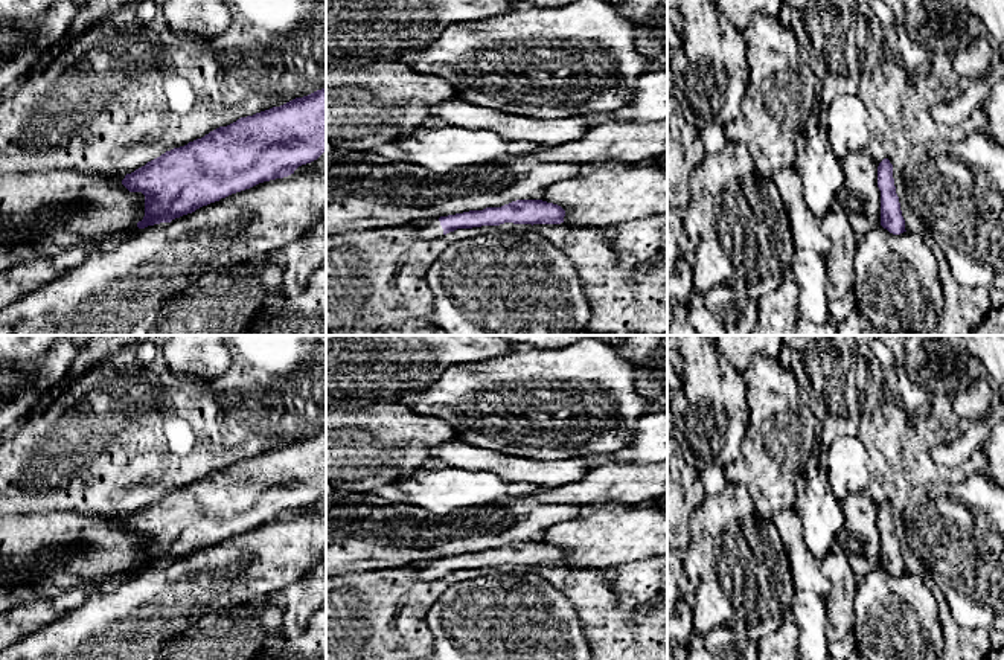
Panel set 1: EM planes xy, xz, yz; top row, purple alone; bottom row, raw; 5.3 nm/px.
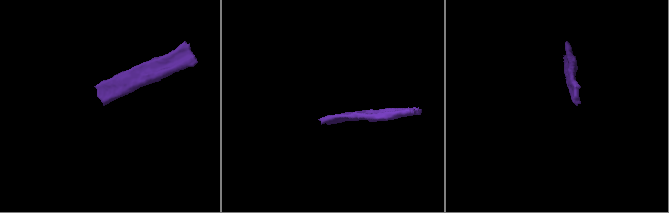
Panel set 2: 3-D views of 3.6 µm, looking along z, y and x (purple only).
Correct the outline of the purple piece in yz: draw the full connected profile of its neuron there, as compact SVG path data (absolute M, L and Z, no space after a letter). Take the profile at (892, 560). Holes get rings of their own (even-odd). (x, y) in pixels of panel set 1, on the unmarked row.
M884 500L878 508L878 529L881 532L881 567L893 576L906 573L896 535L893 506L888 500Z

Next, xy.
M326 428L280 448L241 459L201 480L166 492L126 515L122 526L145 537L145 558L139 570L171 564L232 535L259 524L283 520L326 494Z

